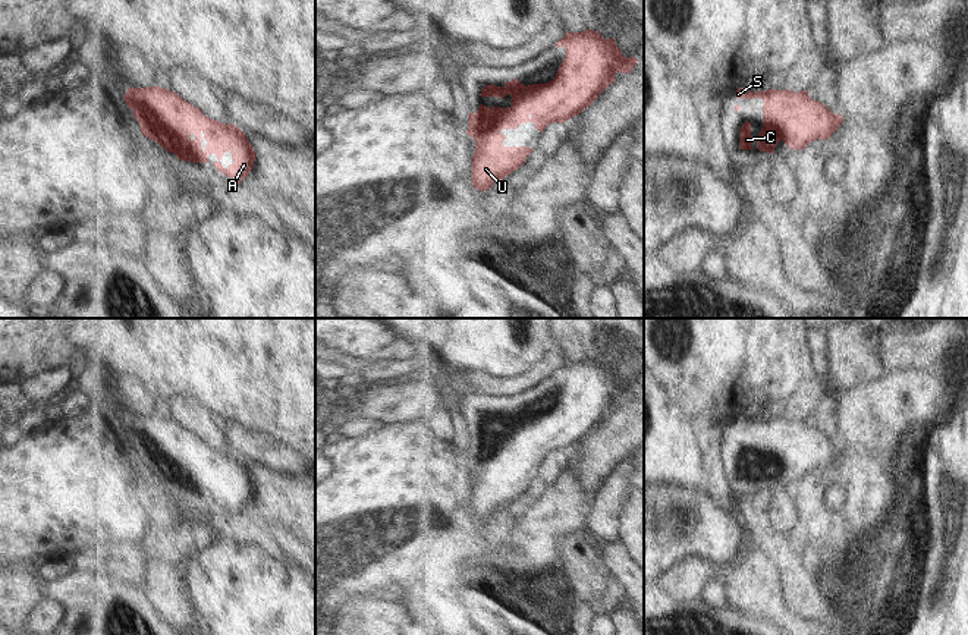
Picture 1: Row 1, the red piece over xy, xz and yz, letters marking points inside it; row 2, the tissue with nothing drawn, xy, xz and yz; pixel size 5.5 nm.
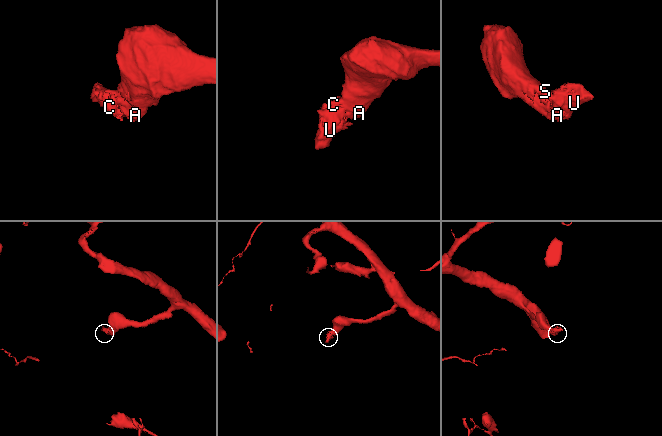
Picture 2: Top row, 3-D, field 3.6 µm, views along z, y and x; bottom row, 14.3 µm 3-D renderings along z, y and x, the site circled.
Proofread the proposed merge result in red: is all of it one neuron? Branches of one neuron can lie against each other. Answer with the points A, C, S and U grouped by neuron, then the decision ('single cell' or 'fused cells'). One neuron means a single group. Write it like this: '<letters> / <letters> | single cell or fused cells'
A C S U | single cell

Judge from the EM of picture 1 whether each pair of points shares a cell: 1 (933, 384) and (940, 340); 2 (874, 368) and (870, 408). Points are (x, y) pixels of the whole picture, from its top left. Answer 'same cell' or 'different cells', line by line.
1: different cells
2: different cells

